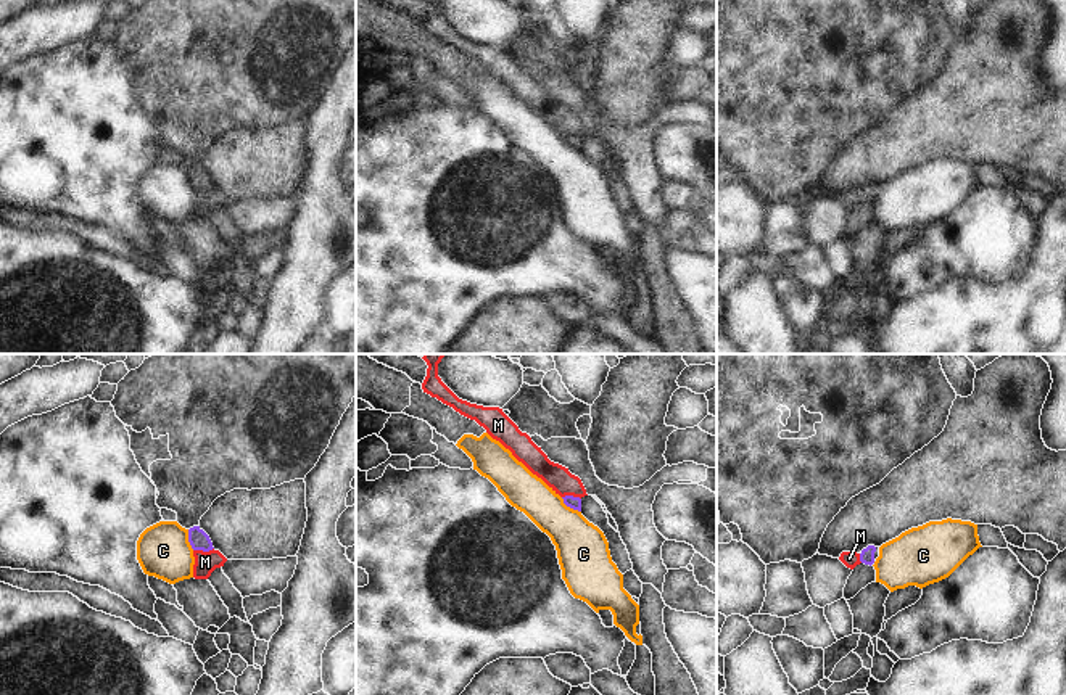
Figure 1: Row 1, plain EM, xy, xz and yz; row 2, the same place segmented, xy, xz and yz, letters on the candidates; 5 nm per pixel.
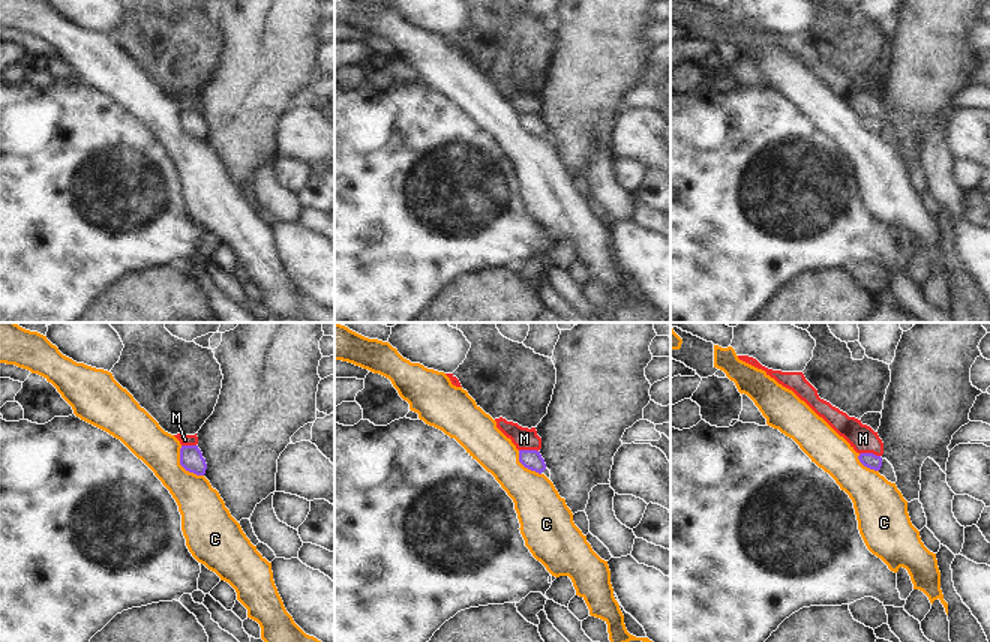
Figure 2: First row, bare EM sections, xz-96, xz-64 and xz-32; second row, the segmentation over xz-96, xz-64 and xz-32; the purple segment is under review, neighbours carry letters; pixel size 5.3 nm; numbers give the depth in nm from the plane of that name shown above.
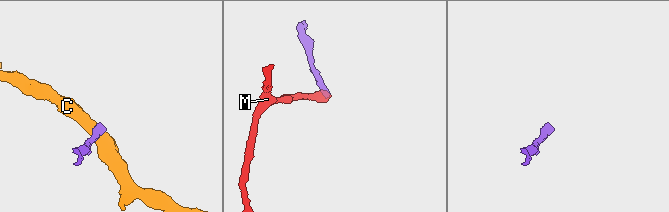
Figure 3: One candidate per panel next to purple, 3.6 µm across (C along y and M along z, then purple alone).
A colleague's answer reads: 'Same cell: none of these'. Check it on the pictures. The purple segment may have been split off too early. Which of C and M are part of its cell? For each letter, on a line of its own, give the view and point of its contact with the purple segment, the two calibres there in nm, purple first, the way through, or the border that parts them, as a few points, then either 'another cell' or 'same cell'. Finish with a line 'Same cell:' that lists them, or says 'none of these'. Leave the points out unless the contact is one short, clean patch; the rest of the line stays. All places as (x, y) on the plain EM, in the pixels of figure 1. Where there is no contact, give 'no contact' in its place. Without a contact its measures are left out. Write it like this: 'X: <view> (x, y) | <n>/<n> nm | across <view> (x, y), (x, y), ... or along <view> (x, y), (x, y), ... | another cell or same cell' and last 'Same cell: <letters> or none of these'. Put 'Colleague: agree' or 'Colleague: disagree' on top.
Colleague: agree
C: xz (570, 147) | 60/260 nm | along xz (561, 137), (567, 145), (580, 152) | another cell
M: xy (203, 190) | 100/110 nm | along xy (213, 187), (194, 190) | another cell
Same cell: none of these

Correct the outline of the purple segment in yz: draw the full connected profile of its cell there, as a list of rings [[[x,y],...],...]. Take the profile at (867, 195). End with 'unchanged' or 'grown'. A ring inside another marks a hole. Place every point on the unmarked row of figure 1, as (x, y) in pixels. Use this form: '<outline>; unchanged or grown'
[[[868,185],[866,188],[861,190],[860,193],[861,203],[853,208],[844,227],[845,240],[853,238],[861,228],[876,220],[876,209],[873,206],[874,191],[876,191],[874,185]]]; grown

